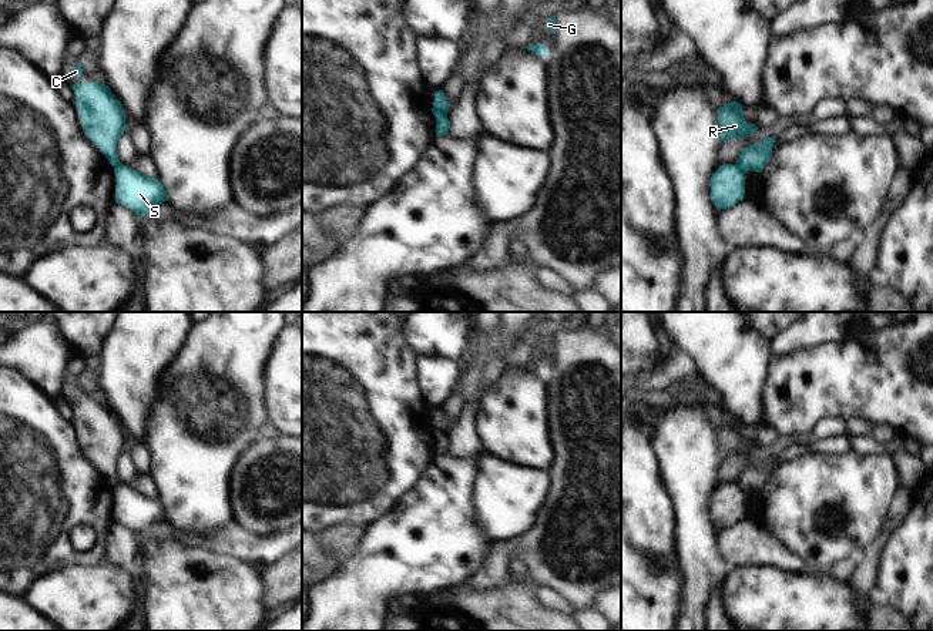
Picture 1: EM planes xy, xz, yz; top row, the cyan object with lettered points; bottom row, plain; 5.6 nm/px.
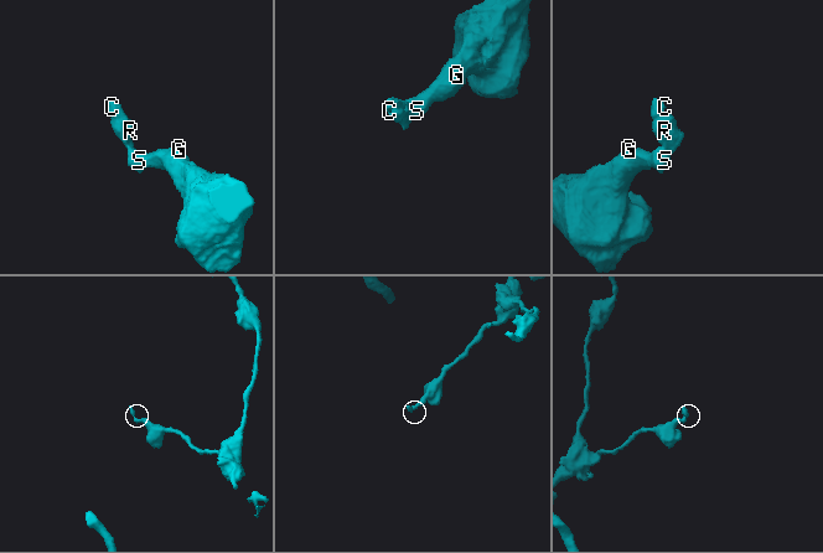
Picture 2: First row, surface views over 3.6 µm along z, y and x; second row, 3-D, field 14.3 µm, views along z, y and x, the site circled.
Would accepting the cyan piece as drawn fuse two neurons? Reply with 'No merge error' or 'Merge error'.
Merge error

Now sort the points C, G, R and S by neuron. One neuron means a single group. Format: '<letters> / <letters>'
C R / G S

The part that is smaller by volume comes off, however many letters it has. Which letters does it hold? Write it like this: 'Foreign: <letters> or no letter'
Foreign: C, R

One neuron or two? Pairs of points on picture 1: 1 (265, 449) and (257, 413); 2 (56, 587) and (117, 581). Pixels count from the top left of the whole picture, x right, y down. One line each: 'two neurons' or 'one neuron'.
1: two neurons
2: one neuron

